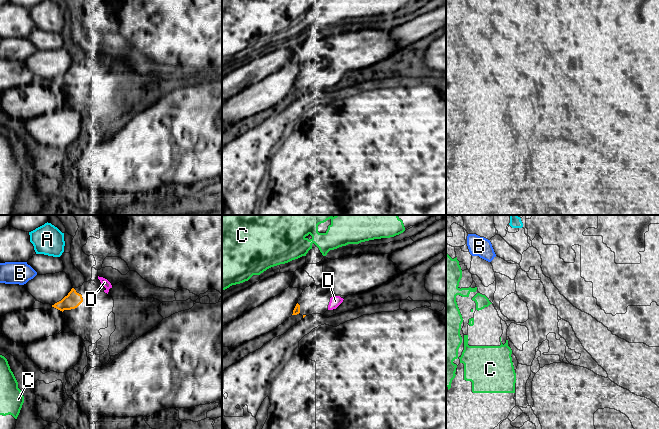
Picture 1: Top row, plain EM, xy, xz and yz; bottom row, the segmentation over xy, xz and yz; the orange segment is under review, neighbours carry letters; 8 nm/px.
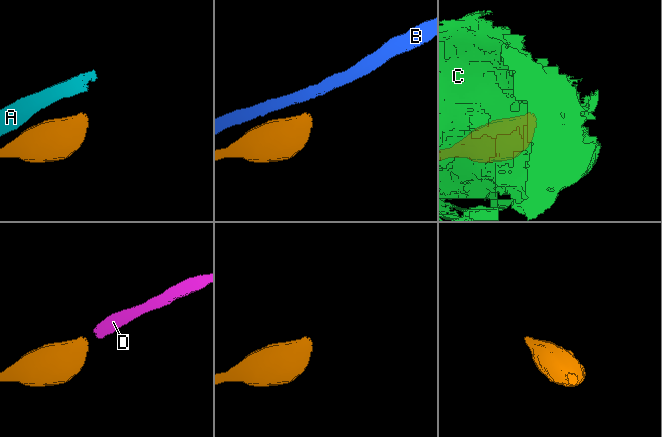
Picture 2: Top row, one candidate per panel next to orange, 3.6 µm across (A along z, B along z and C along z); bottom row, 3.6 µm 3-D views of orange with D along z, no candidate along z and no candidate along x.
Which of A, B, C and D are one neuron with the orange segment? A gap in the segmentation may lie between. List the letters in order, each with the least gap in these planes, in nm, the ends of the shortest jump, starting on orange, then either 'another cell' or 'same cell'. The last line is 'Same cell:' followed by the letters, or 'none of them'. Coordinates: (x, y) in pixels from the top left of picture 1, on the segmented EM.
A: gap 280 nm; span xy (72, 288), (59, 256); another cell
B: gap 260 nm; span xy (52, 305), (32, 278); another cell
C: gap 340 nm; span xz (297, 303), (284, 263); another cell
D: gap 180 nm; span xy (82, 298), (104, 291); same cell
Same cell: D

